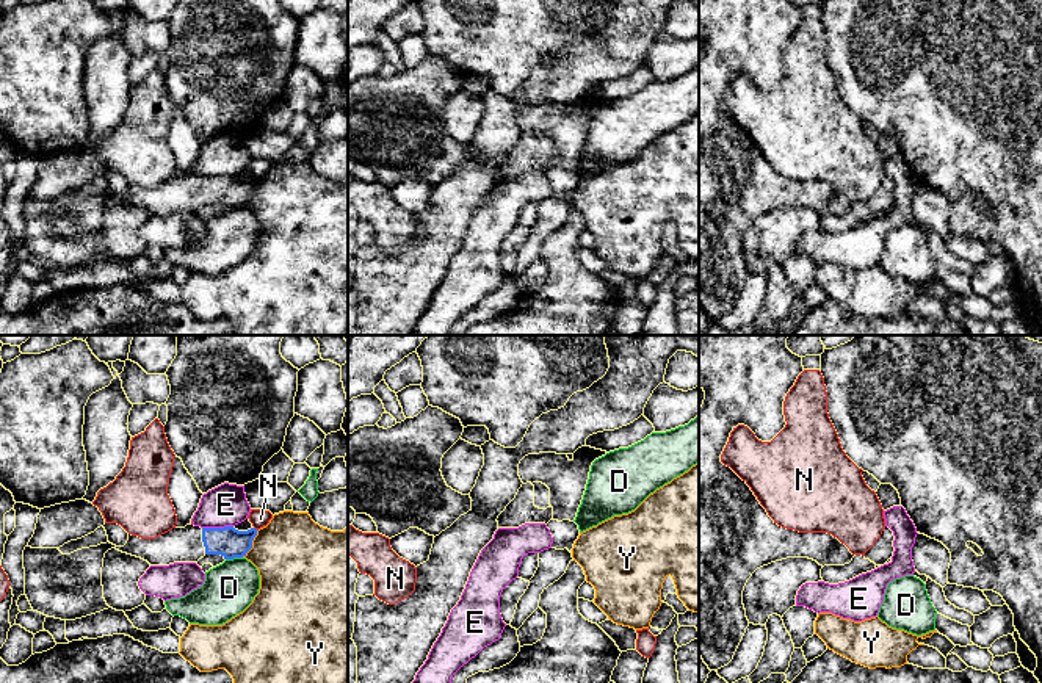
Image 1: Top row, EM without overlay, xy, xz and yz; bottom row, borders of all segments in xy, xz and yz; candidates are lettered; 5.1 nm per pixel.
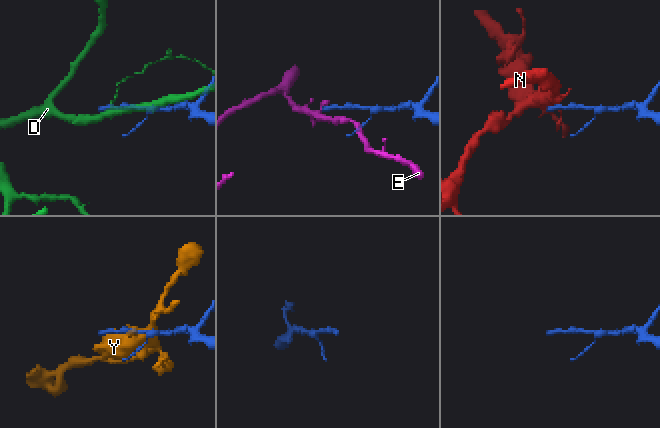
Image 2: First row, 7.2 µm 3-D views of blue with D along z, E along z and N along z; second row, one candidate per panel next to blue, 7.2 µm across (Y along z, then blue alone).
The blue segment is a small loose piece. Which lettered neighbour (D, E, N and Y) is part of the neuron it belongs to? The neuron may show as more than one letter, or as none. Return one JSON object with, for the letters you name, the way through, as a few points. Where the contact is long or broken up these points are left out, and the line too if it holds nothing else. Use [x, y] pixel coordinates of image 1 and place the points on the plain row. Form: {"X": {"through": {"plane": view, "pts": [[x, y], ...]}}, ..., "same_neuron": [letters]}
{"same_neuron": []}

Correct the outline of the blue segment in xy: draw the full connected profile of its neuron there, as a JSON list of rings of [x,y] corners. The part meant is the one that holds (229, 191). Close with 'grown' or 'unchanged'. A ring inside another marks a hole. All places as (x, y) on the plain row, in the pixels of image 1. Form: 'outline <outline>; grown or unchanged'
outline [[[190,172],[155,188],[128,183],[124,196],[107,191],[71,204],[63,204],[58,197],[25,196],[25,244],[33,260],[47,266],[81,268],[110,257],[102,235],[103,207],[108,199],[116,197],[150,215],[197,211],[205,204],[233,208],[246,205],[257,180],[238,180],[233,175],[201,177]]]; grown

